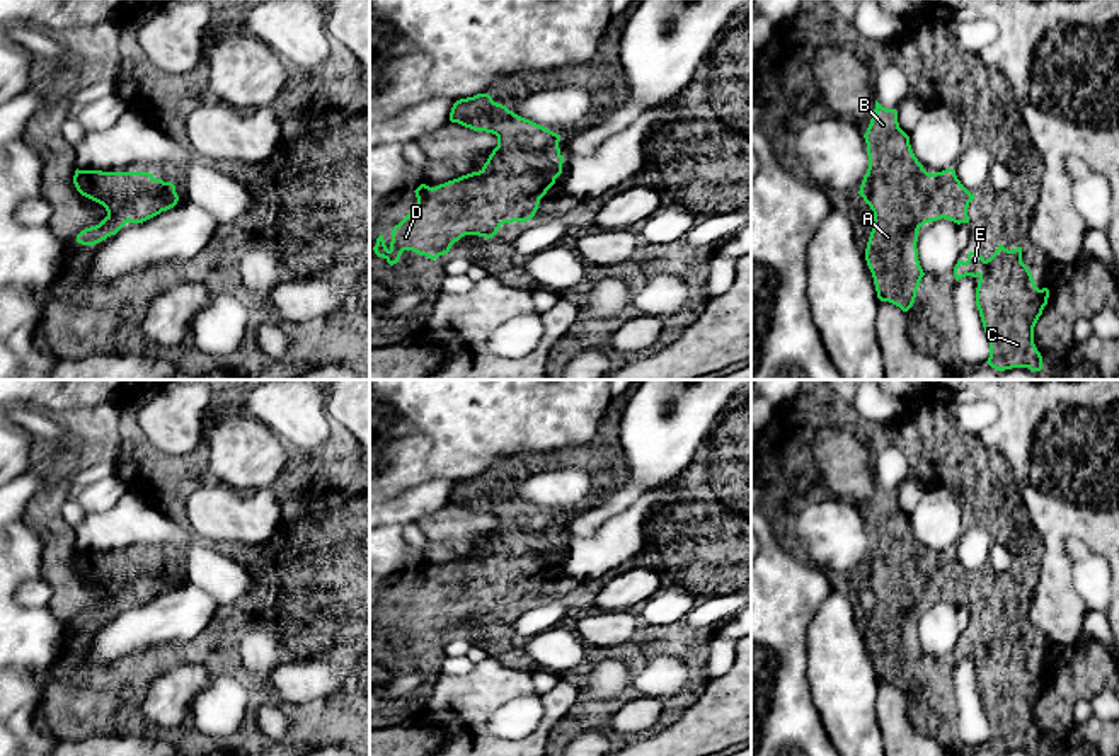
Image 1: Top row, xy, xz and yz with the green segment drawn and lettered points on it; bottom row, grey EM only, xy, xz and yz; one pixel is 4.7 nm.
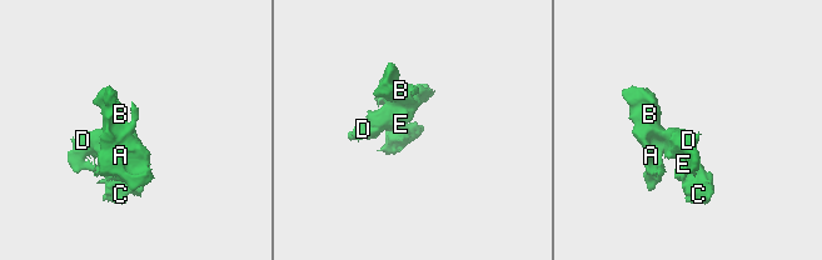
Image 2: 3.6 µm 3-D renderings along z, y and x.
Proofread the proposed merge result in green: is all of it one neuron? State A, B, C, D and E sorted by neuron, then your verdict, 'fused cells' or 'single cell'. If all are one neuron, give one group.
A B C D E; single cell

